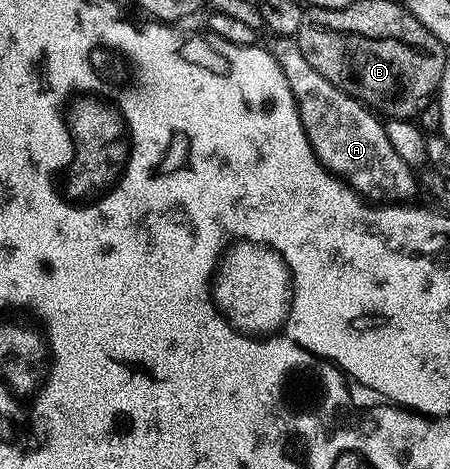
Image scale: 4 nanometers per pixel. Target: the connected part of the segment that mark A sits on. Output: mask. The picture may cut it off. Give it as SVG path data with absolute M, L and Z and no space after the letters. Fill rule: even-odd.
M277 37L275 43L277 46L272 46L271 52L274 57L276 57L279 67L283 71L283 75L287 75L287 85L291 87L291 91L295 95L295 103L297 104L297 110L299 111L299 117L303 123L303 129L307 135L307 139L311 143L311 147L315 151L315 155L320 159L320 161L325 164L326 169L330 169L337 177L340 177L341 180L347 182L353 190L362 197L368 199L373 203L405 203L410 200L409 197L413 192L417 193L418 178L415 176L414 170L409 164L406 163L403 159L399 159L399 155L395 152L395 147L391 147L391 139L387 139L387 131L385 130L384 124L378 119L378 116L371 112L362 102L358 101L356 97L353 97L350 93L345 93L339 87L335 87L327 79L323 79L323 75L319 75L319 71L315 71L315 67L311 67L311 63L307 63L307 59L303 59L301 54L301 49L297 45L296 40L293 37Z

